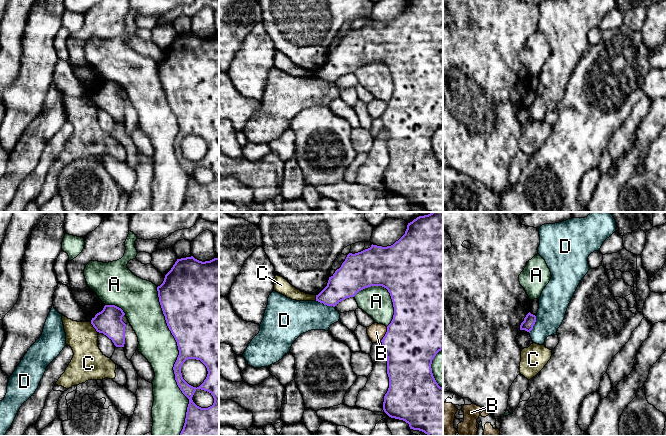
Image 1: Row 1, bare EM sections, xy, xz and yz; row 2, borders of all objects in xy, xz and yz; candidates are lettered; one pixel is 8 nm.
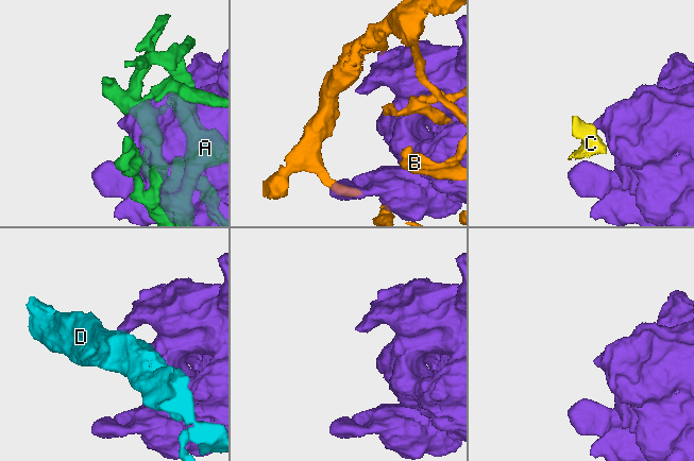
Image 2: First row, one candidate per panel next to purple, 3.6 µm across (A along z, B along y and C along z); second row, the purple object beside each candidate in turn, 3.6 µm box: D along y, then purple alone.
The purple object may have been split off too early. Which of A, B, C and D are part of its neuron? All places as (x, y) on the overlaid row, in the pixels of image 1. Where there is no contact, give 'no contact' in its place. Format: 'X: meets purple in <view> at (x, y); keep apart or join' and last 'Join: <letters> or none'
A: meets purple in xy at (176, 361); keep apart
B: meets purple in xz at (385, 334); keep apart
C: meets purple in xy at (93, 326); keep apart
D: meets purple in xz at (325, 304); keep apart
Join: none

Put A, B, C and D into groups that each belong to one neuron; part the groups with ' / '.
A / B / C / D

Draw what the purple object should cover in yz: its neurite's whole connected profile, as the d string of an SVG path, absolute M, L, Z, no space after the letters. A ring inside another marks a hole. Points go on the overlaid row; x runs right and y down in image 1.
M529 312L524 318L524 321L521 323L520 330L525 330L530 333L530 331L533 329L535 322L536 316Z

